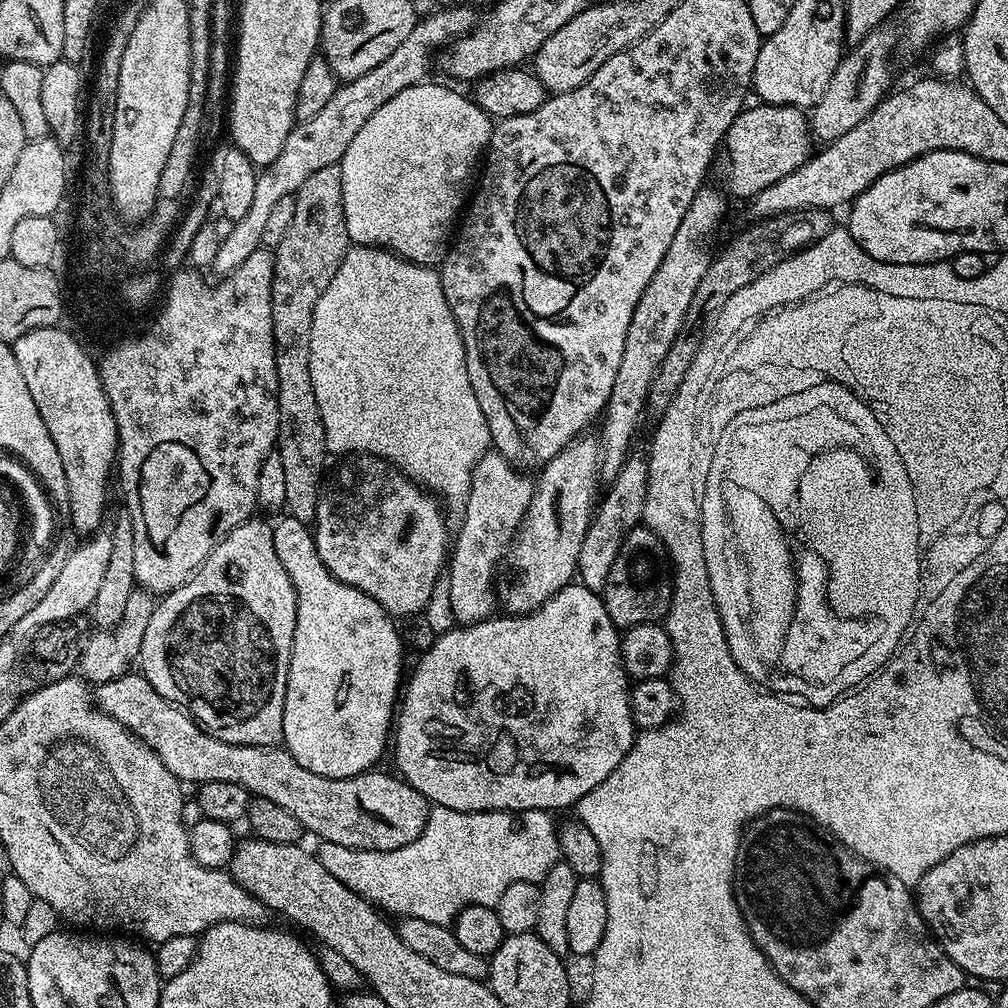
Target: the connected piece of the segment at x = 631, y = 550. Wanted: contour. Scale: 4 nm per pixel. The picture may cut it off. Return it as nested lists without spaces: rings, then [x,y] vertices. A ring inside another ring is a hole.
[[[638,526],[626,534],[622,550],[618,550],[618,558],[614,558],[610,578],[606,578],[602,599],[610,618],[620,630],[639,624],[655,624],[667,616],[672,601],[672,570],[666,546],[654,530]]]

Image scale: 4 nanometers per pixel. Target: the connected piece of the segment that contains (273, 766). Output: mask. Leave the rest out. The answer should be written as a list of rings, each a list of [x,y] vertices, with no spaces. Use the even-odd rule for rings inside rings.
[[[127,674],[99,685],[94,692],[94,703],[101,712],[122,722],[126,730],[135,734],[147,748],[154,750],[162,766],[166,766],[166,770],[170,770],[170,774],[174,774],[177,780],[189,780],[193,786],[206,782],[234,782],[253,797],[265,796],[270,798],[270,802],[278,802],[278,806],[290,810],[290,814],[298,818],[301,829],[308,831],[309,828],[320,840],[338,842],[338,846],[347,848],[389,852],[414,842],[414,838],[422,835],[424,827],[428,825],[430,801],[420,792],[415,792],[399,775],[387,776],[381,770],[369,770],[350,778],[331,780],[322,774],[310,774],[310,770],[298,766],[296,759],[283,747],[259,748],[245,744],[227,744],[204,731],[183,708],[162,698],[162,694],[158,694],[154,686],[150,686],[143,674]]]

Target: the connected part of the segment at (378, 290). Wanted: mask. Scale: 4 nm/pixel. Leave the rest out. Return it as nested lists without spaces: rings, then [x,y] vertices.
[[[349,247],[333,281],[326,287],[318,304],[314,306],[314,322],[310,326],[310,382],[314,382],[314,398],[318,398],[318,410],[322,414],[329,453],[348,452],[344,454],[377,456],[399,468],[421,488],[445,501],[448,499],[450,503],[460,506],[467,500],[472,475],[478,462],[490,451],[492,435],[486,426],[482,406],[478,406],[478,398],[474,398],[474,386],[470,386],[470,374],[466,374],[466,354],[462,334],[450,310],[450,302],[446,302],[446,294],[442,294],[440,273],[435,267],[414,264],[403,256],[396,255],[395,252],[389,252],[387,248]]]

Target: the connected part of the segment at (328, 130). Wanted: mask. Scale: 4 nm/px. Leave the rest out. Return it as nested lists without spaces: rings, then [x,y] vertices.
[[[444,8],[425,20],[424,17],[417,19],[414,30],[406,34],[406,42],[402,42],[402,46],[398,46],[398,50],[394,50],[390,58],[378,62],[374,70],[366,70],[366,74],[341,83],[334,98],[330,98],[330,102],[326,102],[326,106],[322,106],[322,110],[318,110],[314,118],[299,121],[286,138],[286,142],[282,142],[278,158],[259,169],[250,210],[246,210],[242,218],[235,220],[229,236],[220,240],[211,271],[217,272],[217,277],[223,278],[238,266],[242,266],[242,262],[246,262],[246,258],[250,258],[254,250],[261,248],[262,233],[266,230],[266,222],[276,203],[287,196],[295,196],[310,174],[315,174],[326,166],[339,165],[346,154],[346,146],[350,146],[358,130],[362,130],[362,126],[370,122],[374,110],[382,110],[382,106],[386,106],[386,102],[390,102],[394,94],[402,94],[402,90],[406,90],[411,84],[421,83],[427,77],[424,75],[427,74],[428,67],[431,64],[433,67],[437,53],[445,46],[451,45],[459,36],[471,32],[477,20],[478,16],[468,8]]]

